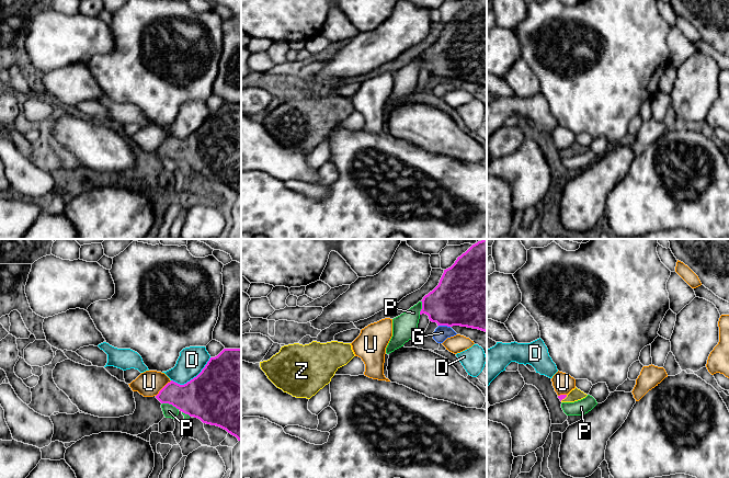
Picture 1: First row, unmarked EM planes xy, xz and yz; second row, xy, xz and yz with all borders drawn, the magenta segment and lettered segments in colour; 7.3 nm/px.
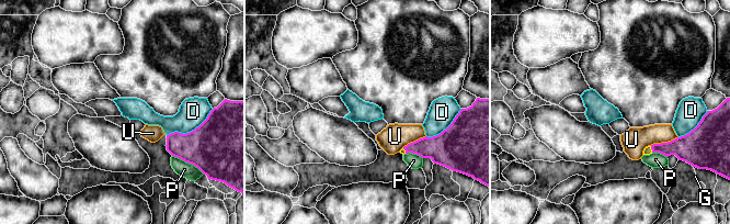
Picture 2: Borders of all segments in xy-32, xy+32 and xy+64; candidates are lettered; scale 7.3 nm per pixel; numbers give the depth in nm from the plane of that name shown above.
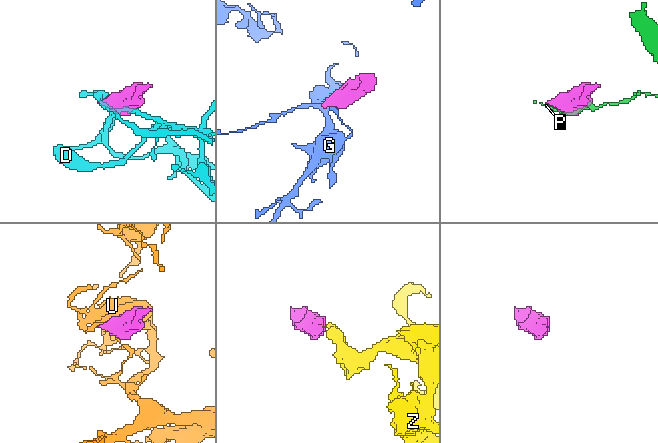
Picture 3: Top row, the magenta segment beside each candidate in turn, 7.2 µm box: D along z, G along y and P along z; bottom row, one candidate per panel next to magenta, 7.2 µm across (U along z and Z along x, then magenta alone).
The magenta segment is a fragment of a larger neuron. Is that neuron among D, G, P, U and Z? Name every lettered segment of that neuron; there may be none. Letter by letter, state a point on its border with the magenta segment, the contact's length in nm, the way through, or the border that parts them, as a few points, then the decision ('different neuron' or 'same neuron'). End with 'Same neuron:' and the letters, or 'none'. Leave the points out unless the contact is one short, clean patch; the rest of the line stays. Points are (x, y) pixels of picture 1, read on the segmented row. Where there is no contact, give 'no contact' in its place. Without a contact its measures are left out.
D: xy (193, 378) | 340 nm | different neuron
G: xz (444, 325) | 90 nm | along xz (439, 325), (450, 327) | different neuron
P: xy (171, 403) | 140 nm | different neuron
U: xy (162, 388) | 170 nm | along xy (171, 380), (156, 396) | different neuron
Z: yz (564, 398) | 70 nm | across yz (560, 397), (564, 398), (570, 398), (574, 395) | same neuron
Same neuron: Z

